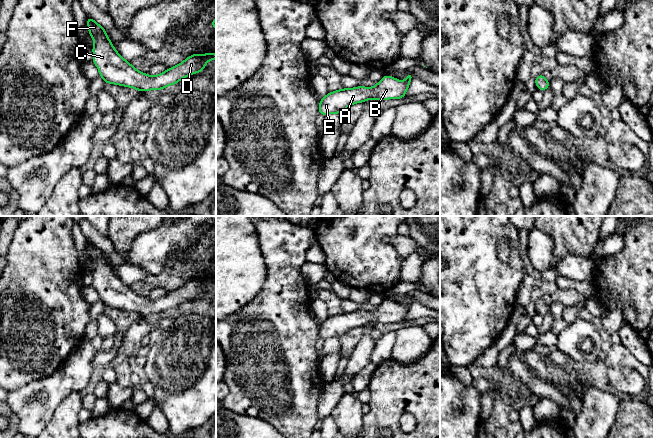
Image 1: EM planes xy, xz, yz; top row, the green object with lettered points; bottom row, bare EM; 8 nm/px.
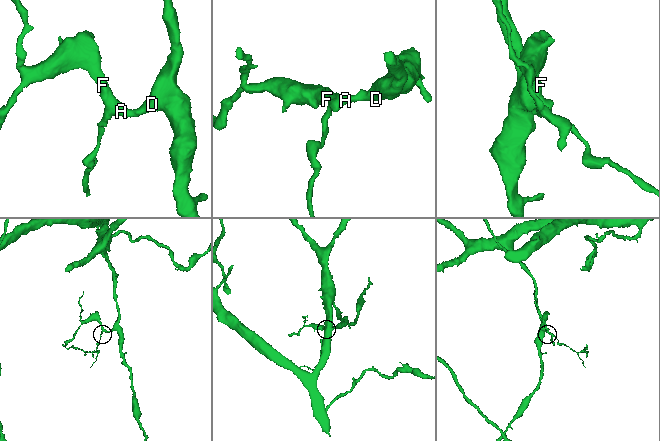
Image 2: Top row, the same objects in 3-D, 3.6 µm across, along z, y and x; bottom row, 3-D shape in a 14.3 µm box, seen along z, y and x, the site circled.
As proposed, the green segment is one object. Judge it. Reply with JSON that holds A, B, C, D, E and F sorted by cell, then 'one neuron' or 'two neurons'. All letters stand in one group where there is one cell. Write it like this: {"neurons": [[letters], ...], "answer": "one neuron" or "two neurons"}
{"neurons": [["A", "B", "C", "D", "E", "F"]], "answer": "one neuron"}

